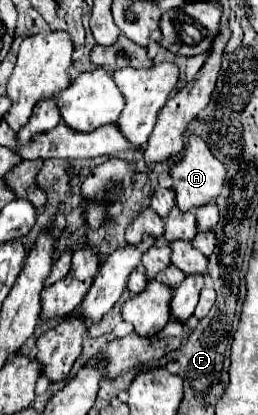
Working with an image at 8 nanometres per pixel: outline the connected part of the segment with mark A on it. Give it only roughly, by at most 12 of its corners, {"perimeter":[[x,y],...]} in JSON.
{"perimeter":[[191,135],[173,165],[177,207],[199,209],[219,197],[227,169]]}

